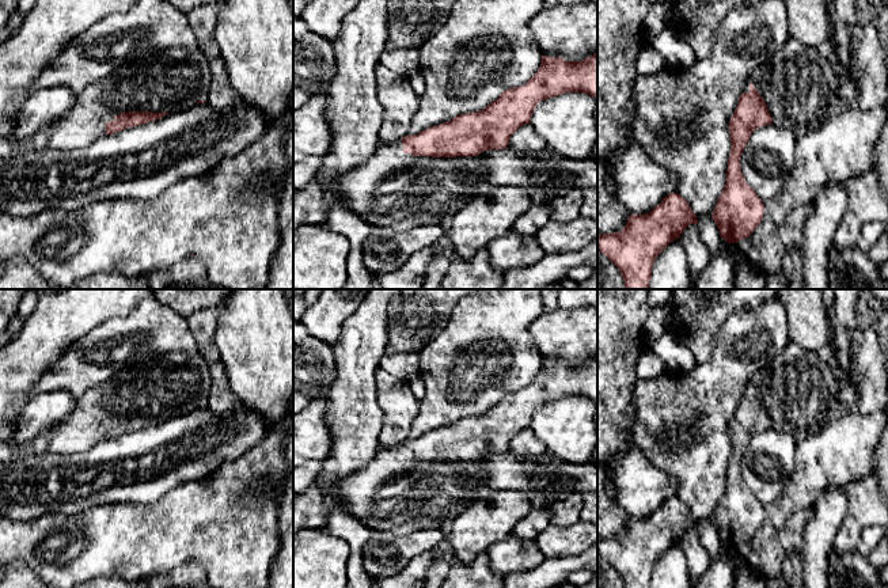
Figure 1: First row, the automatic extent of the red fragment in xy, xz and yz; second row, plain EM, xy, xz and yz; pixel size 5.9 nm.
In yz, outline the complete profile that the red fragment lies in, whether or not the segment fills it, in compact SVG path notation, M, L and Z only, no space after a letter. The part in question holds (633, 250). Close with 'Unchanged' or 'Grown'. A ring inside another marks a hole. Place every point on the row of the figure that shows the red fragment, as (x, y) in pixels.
M671 193L649 213L630 215L621 232L597 235L597 249L619 269L626 289L649 289L654 259L690 224L698 224L690 204L680 194Z. Unchanged

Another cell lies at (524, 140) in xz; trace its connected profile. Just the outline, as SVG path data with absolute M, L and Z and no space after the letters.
M531 124L520 126L509 140L509 145L519 153L534 153L546 151L547 143L539 137Z

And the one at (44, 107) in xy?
M65 86L34 92L19 109L14 137L23 141L62 118L75 103L75 94Z

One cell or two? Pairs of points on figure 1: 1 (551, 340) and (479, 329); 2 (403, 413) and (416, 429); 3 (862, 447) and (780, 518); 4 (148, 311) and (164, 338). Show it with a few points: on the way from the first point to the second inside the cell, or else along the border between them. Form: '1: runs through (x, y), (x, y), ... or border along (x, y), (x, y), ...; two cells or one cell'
1: border along (543, 311), (528, 327), (535, 352); two cells
2: border along (421, 399), (420, 409), (405, 439); two cells
3: runs through (841, 454), (796, 496); one cell
4: runs through (151, 318), (152, 325), (159, 332); one cell

